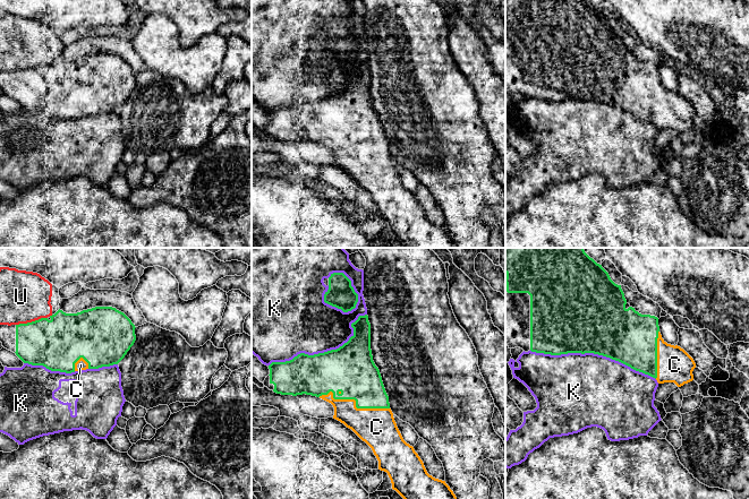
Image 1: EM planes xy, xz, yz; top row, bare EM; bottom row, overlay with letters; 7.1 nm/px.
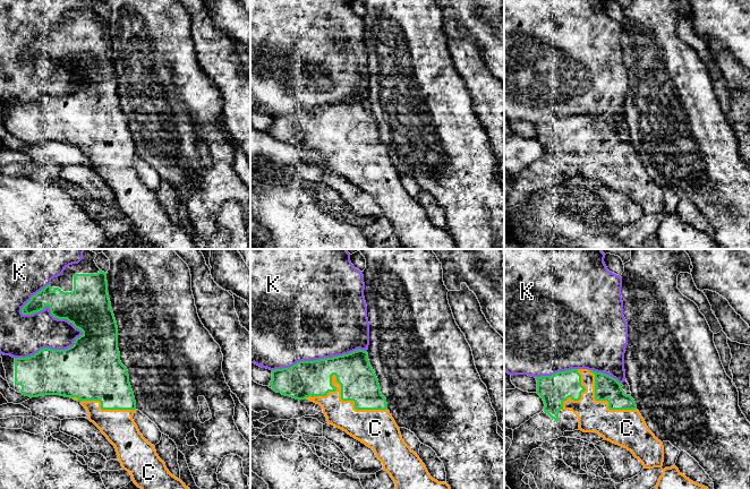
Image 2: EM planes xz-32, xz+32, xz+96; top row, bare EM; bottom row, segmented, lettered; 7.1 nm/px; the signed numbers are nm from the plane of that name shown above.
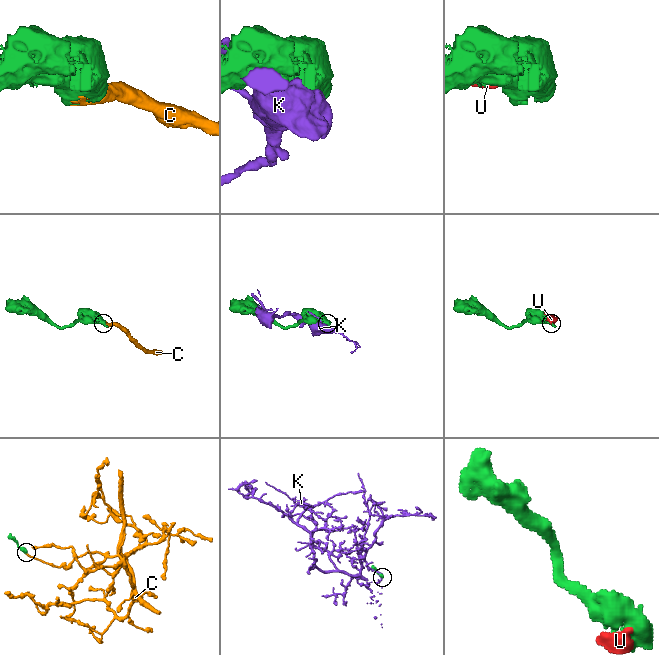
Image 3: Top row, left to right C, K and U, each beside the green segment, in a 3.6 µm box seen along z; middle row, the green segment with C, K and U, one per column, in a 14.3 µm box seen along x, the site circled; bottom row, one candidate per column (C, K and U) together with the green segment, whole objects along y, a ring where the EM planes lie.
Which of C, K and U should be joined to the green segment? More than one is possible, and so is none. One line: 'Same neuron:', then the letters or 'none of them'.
Same neuron: C

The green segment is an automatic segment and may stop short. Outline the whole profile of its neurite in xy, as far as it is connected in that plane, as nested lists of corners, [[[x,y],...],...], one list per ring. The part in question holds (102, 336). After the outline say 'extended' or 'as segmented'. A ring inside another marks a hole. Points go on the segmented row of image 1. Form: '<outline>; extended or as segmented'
[[[95,307],[77,313],[66,313],[59,309],[50,318],[50,320],[41,318],[32,322],[11,326],[0,325],[2,346],[14,352],[24,363],[43,365],[51,371],[71,373],[118,364],[136,341],[135,325],[124,312],[112,307]]]; extended

